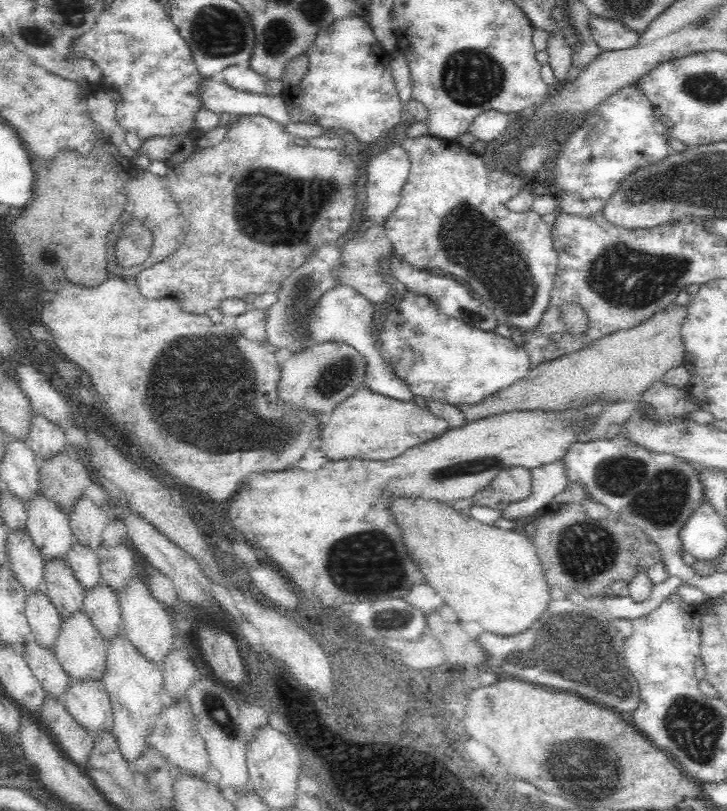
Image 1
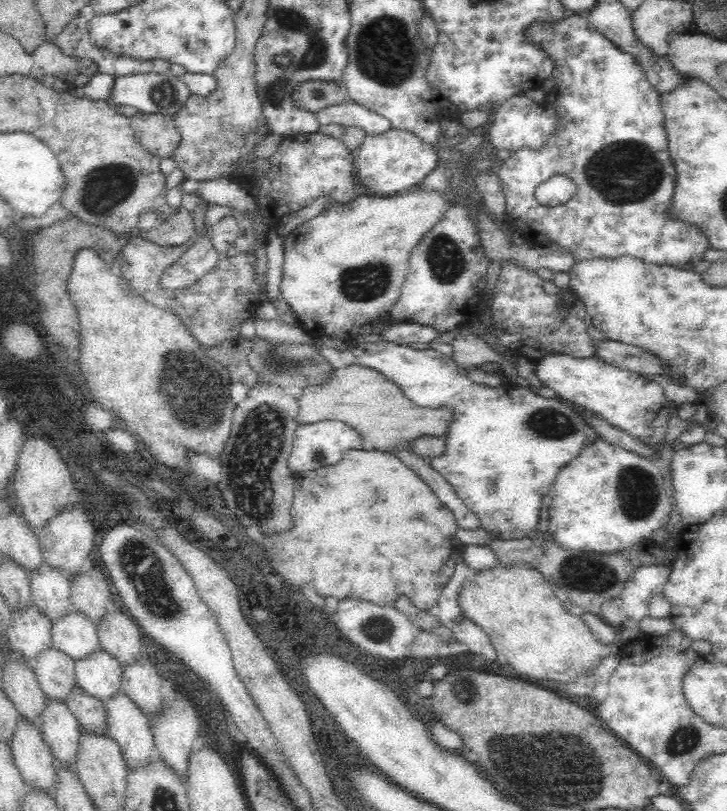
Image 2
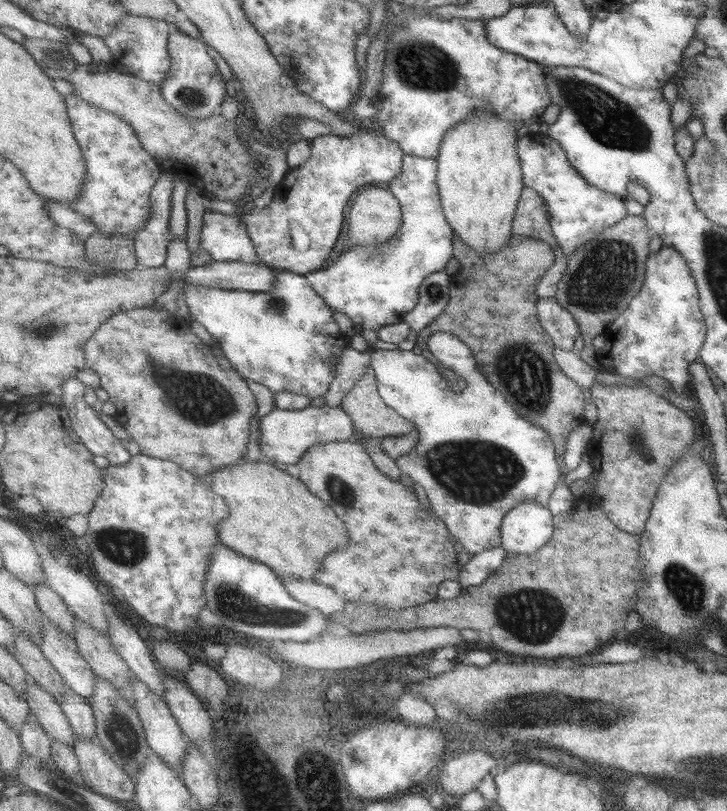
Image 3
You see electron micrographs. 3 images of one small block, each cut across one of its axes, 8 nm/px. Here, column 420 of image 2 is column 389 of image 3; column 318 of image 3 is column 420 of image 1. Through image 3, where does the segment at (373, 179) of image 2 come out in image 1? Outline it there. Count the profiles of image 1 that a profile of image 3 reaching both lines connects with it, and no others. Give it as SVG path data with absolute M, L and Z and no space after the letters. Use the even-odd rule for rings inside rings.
M428 134L422 138L408 136L400 144L406 146L412 158L412 170L406 178L402 202L384 222L392 252L416 272L440 270L452 280L462 282L482 304L496 312L500 324L520 328L524 334L536 332L540 322L544 322L544 314L548 312L560 258L556 252L552 226L546 224L536 210L516 212L508 208L508 200L520 196L524 190L524 180L508 170L488 168L482 158L470 154L470 150L456 140L440 140Z

